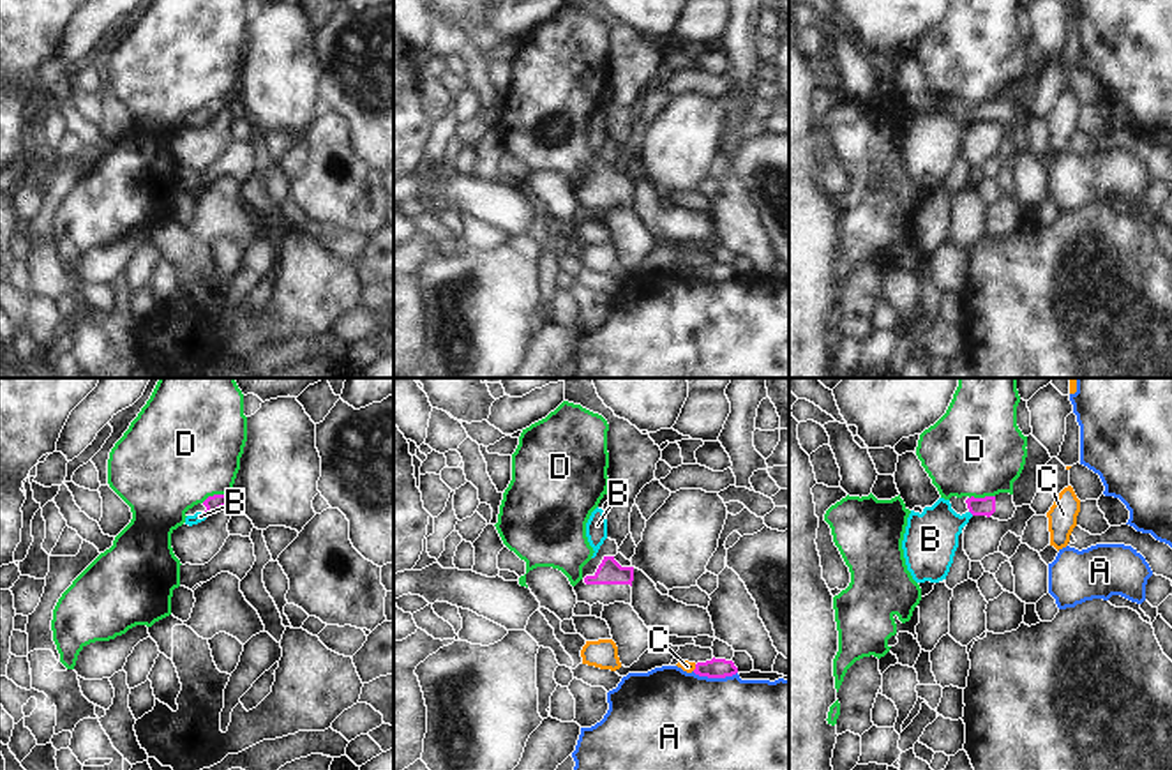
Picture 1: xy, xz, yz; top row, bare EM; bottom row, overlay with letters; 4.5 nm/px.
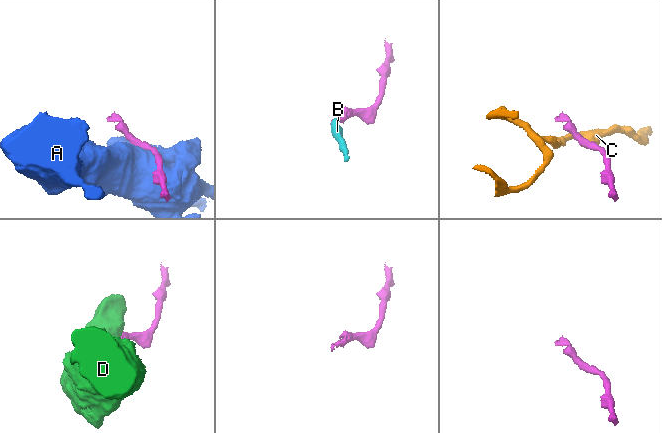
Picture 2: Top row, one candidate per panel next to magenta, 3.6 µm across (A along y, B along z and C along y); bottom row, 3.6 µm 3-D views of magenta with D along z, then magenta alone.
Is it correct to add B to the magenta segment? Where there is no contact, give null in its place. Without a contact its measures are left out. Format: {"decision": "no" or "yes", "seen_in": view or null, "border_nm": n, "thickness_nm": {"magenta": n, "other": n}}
{"decision": "yes", "seen_in": "xy", "border_nm": 30, "thickness_nm": {"magenta": 70, "other": 50}}

